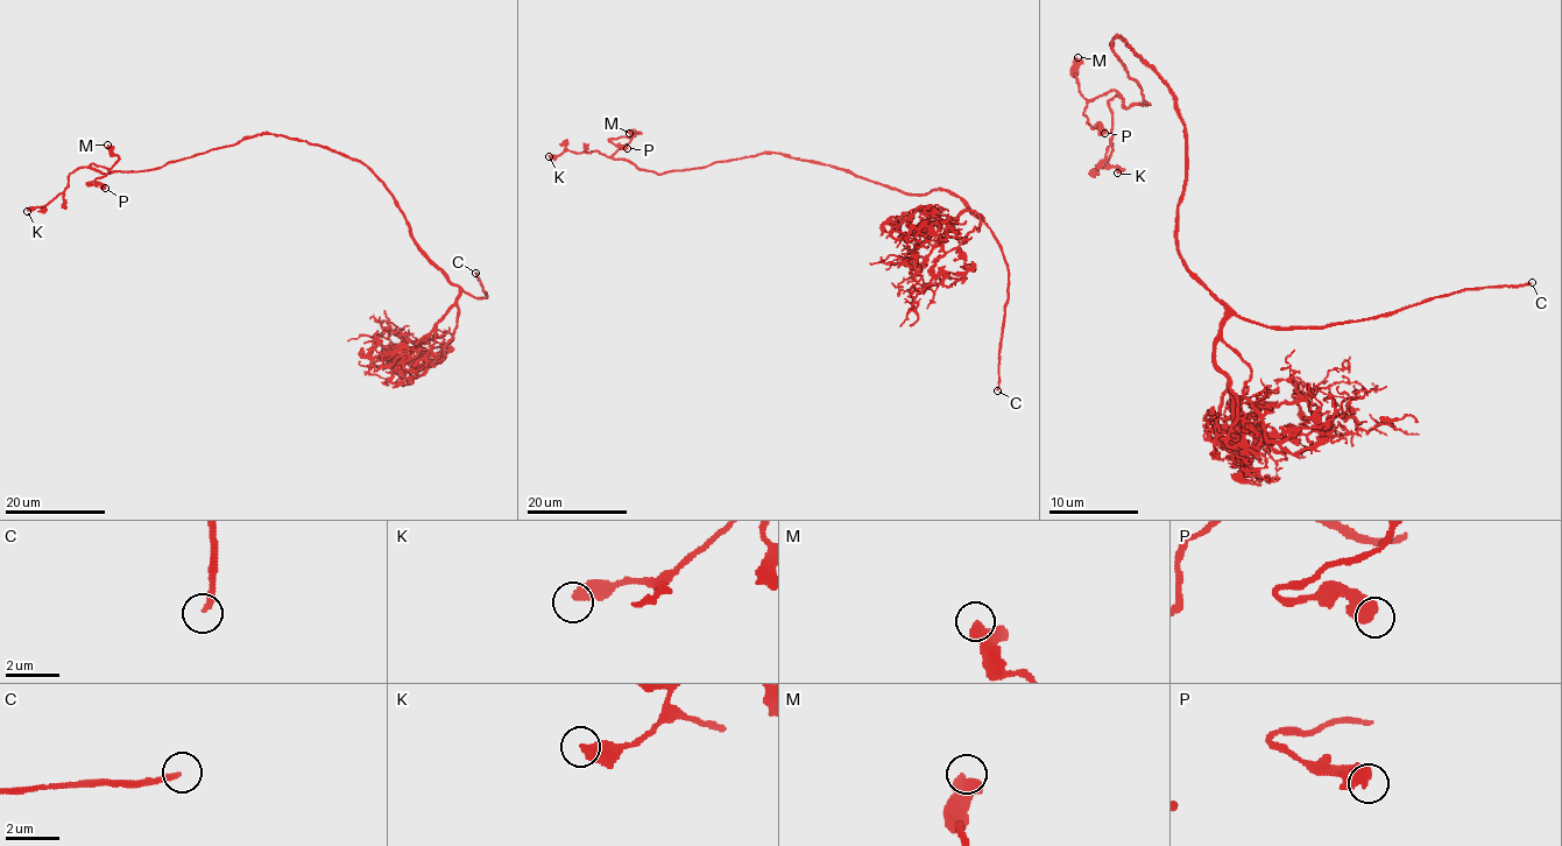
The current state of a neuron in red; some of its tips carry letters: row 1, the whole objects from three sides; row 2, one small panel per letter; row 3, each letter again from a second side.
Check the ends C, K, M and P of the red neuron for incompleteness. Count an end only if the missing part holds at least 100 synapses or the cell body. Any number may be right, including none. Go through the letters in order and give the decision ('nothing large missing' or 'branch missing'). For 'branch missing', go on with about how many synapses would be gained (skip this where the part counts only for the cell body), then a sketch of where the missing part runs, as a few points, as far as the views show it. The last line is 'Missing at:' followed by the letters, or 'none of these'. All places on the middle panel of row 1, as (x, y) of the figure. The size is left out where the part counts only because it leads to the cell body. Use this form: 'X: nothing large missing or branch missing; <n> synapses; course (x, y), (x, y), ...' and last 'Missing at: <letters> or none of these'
C: branch missing
K: nothing large missing
M: nothing large missing
P: nothing large missing
Missing at: C

